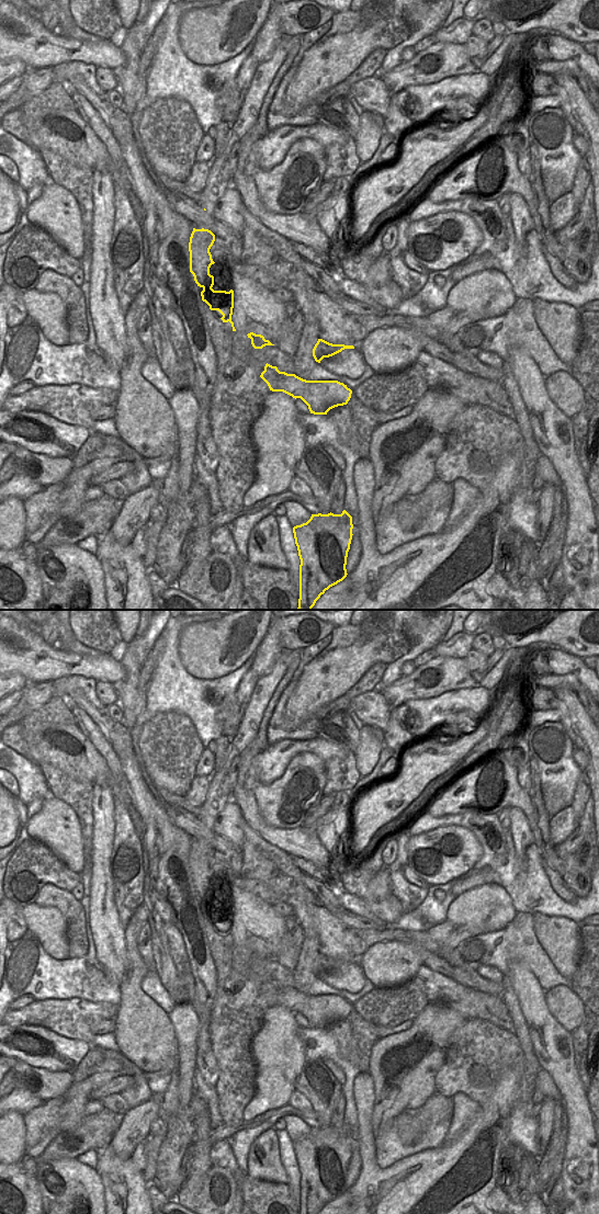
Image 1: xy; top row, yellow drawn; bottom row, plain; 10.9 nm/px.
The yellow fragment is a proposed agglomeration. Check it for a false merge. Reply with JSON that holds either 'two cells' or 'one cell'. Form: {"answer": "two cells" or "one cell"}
{"answer": "two cells"}

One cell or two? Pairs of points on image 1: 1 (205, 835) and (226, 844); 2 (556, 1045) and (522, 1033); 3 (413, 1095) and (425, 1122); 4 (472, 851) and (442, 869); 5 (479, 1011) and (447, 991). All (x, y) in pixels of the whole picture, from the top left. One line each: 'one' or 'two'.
1: one
2: two
3: two
4: one
5: one

